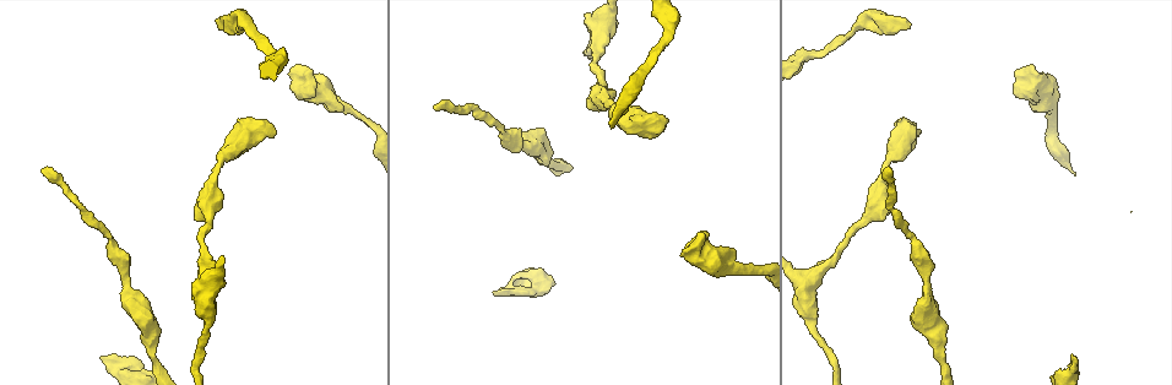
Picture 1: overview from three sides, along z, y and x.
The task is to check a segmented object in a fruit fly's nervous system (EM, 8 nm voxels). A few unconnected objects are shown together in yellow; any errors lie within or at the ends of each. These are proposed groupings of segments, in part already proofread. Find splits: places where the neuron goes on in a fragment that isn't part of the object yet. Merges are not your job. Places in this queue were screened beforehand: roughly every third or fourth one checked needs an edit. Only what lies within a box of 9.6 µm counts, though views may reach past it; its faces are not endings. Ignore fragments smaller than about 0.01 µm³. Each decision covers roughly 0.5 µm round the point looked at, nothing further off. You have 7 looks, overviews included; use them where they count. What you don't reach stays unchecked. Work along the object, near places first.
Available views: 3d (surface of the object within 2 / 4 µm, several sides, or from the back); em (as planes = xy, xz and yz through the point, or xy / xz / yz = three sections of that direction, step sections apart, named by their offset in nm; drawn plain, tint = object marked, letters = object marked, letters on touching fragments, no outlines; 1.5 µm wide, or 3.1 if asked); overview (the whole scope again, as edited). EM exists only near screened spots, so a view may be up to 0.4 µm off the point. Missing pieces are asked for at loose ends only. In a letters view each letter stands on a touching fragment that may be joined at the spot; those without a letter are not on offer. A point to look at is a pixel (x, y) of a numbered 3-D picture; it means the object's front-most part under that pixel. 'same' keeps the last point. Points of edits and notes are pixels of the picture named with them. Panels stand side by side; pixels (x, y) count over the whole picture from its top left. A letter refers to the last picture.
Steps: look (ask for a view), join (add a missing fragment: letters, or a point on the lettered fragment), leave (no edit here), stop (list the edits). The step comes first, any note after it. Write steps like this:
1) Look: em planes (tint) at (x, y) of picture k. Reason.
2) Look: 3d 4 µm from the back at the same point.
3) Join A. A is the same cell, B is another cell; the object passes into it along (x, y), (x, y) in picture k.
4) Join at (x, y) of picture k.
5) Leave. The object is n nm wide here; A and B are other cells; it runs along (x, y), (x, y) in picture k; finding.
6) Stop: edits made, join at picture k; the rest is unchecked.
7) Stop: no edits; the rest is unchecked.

Look: em planes (plain) at (434, 105) of picture 1. End of a long branch.

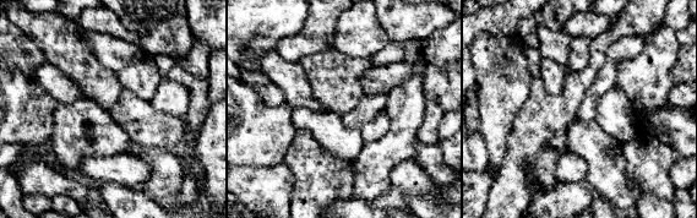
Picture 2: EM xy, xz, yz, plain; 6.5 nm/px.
Look: em planes (tint) at the same point.

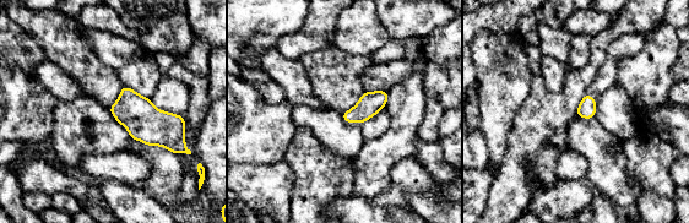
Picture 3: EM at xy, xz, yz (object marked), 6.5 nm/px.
Look: em planes (letters) at the same point.

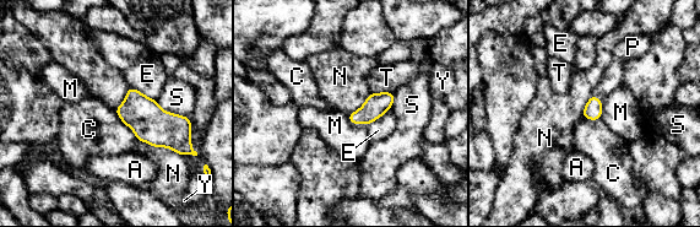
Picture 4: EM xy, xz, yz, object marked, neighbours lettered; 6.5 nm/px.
Join P. The longest contact is with N, 300 nm; P is the same cell, A, C, E, M, N, S, T and Y are other cells; the object passes into it along (592, 111), (597, 97), (612, 77) in picture 4; it goes on there.

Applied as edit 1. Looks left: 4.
Look: overview. See it whole again.

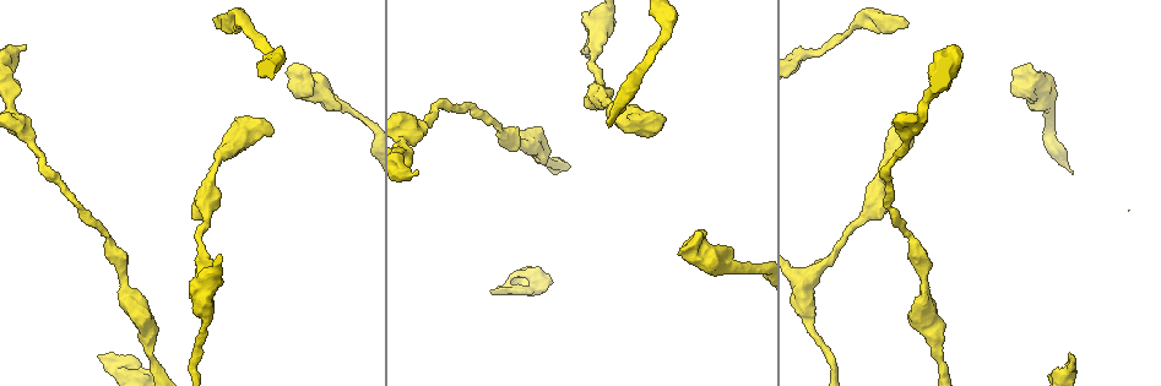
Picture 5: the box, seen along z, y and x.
Look: 3d 4 µm at (100, 355) of picture 5. Free end.

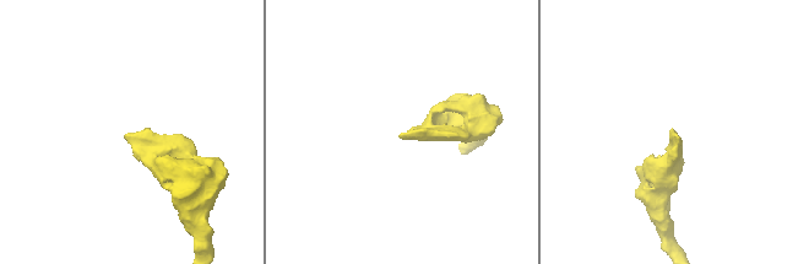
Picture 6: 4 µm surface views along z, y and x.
Look: em xz step 8 (letters) at (126, 136) of picture 6.

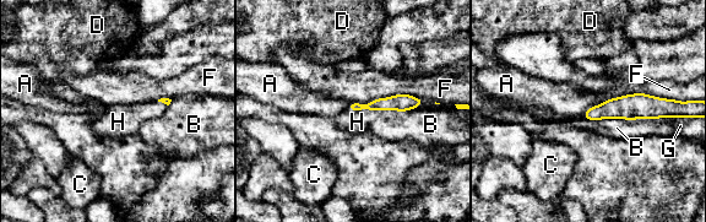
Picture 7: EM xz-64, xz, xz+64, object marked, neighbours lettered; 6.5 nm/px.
Join H. H is the same cell, A, B, C, D, F and G are other cells; the object passes into it along (400, 102), (376, 109), (357, 122) in picture 7; it goes on there.

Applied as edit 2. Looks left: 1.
Stop: edits made, join at picture 4, join at picture 7; the rest is unchecked.

